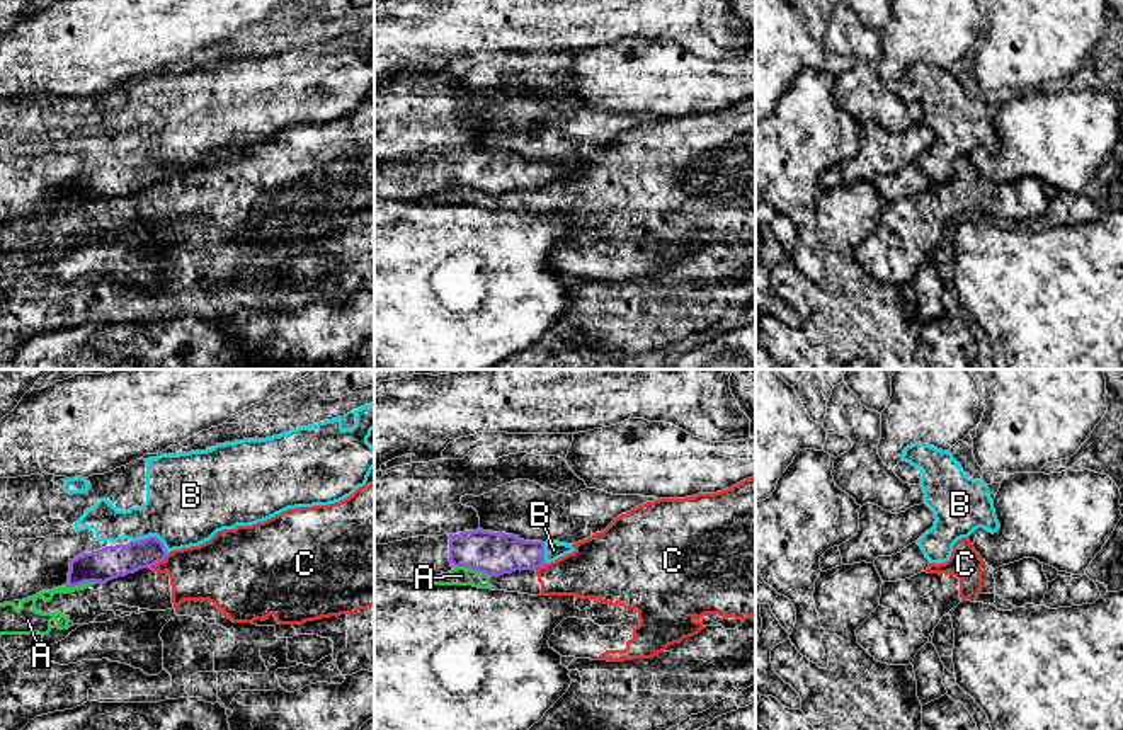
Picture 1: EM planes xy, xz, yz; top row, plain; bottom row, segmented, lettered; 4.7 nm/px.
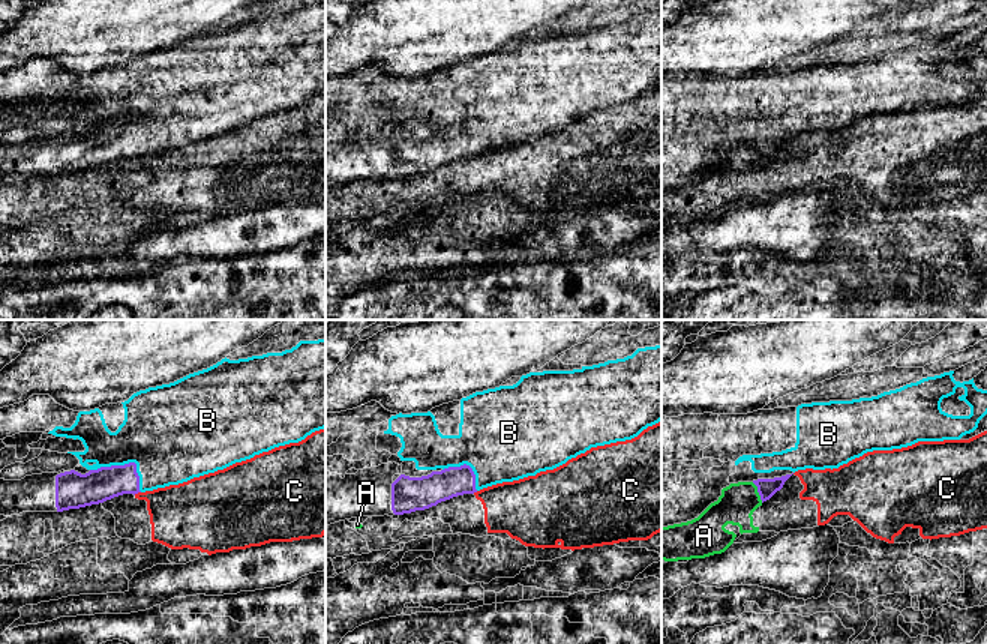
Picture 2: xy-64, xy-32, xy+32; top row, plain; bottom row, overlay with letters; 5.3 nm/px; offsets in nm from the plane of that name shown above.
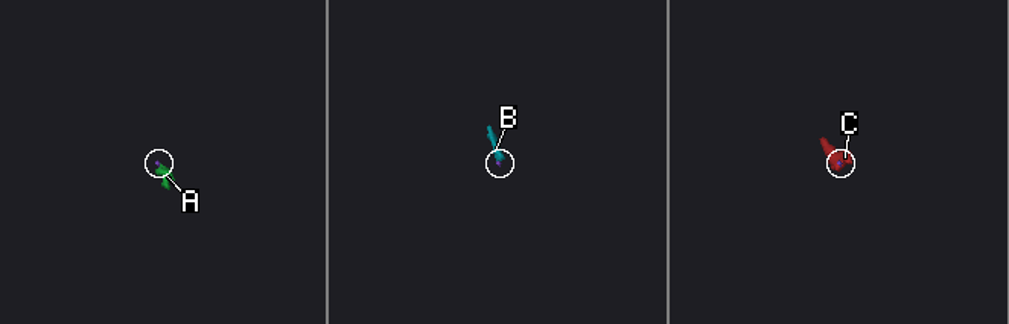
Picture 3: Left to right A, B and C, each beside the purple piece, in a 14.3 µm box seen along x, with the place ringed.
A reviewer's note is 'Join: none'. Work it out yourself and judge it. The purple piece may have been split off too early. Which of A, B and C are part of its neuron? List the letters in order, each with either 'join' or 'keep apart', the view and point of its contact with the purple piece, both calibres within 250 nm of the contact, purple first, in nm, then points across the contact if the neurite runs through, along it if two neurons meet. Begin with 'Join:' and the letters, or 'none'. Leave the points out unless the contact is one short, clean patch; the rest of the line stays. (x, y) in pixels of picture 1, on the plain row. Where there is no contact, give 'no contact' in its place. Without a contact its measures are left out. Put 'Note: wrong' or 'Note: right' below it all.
Join: B
A: keep apart; contact xy (82, 201); calibres 160 and 70 nm; border xy (101, 201), (80, 201), (65, 206)
B: join; contact xy (152, 155); calibres 160 and 400 nm
C: keep apart; contact xy (159, 179); calibres 160 and 280 nm; border xy (167, 174), (150, 186)
Note: wrong

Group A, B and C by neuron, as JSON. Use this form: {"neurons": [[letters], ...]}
{"neurons": [["A", "C"], ["B"]]}

